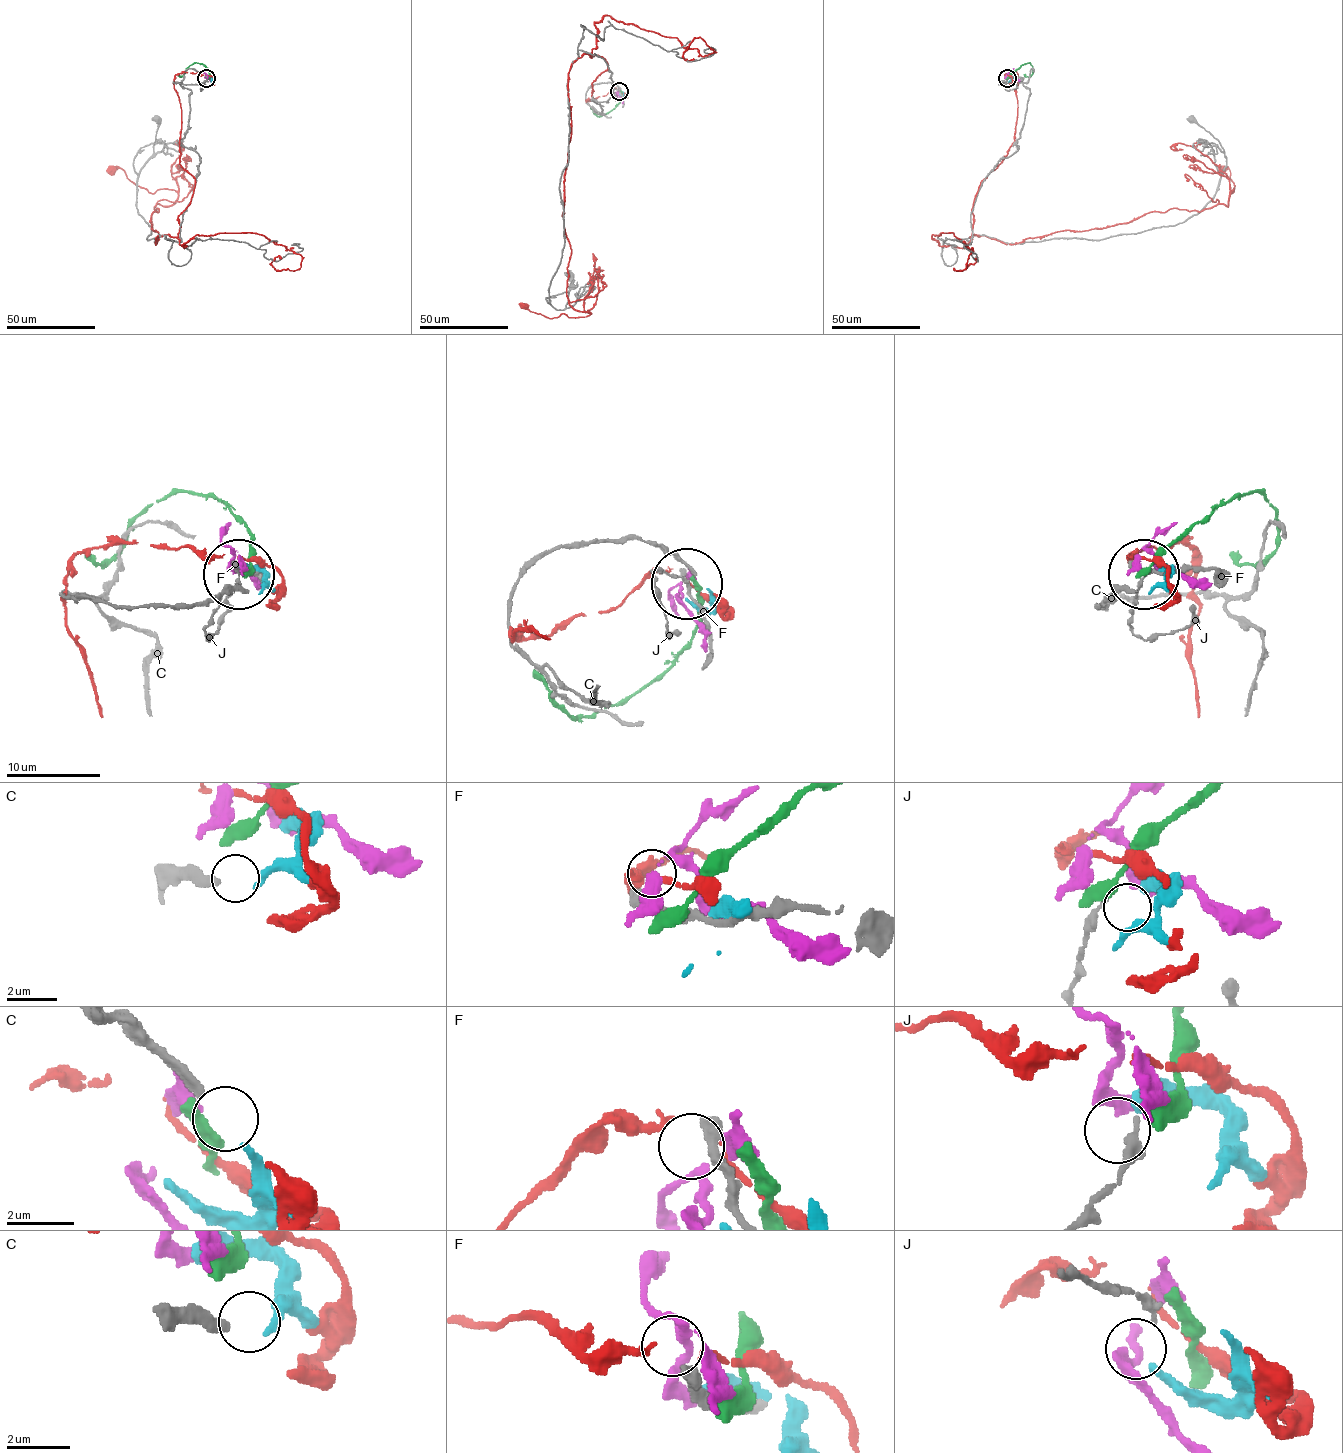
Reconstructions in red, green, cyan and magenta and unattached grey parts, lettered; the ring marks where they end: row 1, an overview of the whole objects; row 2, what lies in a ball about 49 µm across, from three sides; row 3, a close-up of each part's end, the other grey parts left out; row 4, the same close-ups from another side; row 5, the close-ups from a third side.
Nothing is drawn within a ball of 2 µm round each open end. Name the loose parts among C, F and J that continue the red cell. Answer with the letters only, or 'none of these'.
none of these

